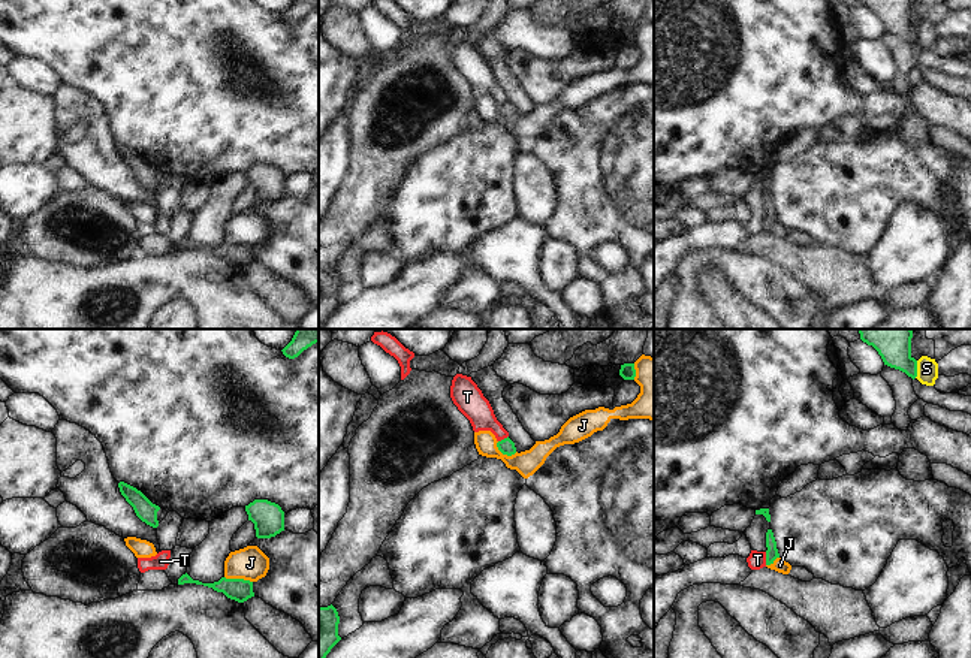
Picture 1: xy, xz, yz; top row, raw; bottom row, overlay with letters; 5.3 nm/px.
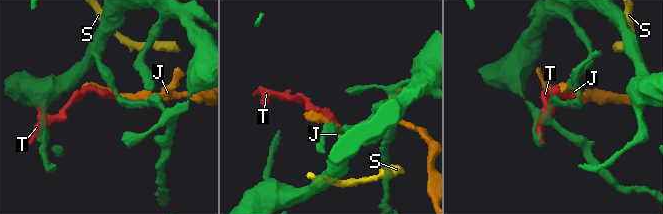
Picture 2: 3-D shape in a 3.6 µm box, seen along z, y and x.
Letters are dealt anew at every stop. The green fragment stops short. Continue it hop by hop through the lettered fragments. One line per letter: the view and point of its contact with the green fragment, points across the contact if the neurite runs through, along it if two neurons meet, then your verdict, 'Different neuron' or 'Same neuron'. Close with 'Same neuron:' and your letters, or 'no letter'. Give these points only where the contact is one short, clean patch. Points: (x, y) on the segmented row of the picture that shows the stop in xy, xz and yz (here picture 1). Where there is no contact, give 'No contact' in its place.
J: Touches green at xy (238, 579). Different neuron
S: Touches green at yz (916, 370). Boundary: yz (917, 361), (917, 374), (914, 377). Different neuron
T: Touches green at yz (766, 558). Boundary: yz (765, 552), (766, 564). Different neuron
Same neuron: no letter

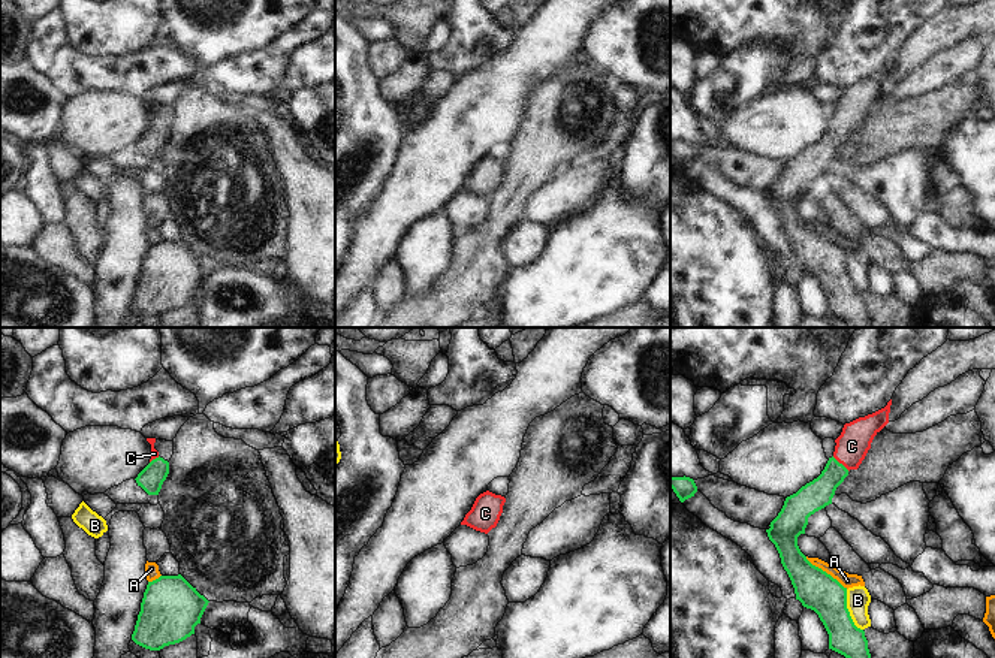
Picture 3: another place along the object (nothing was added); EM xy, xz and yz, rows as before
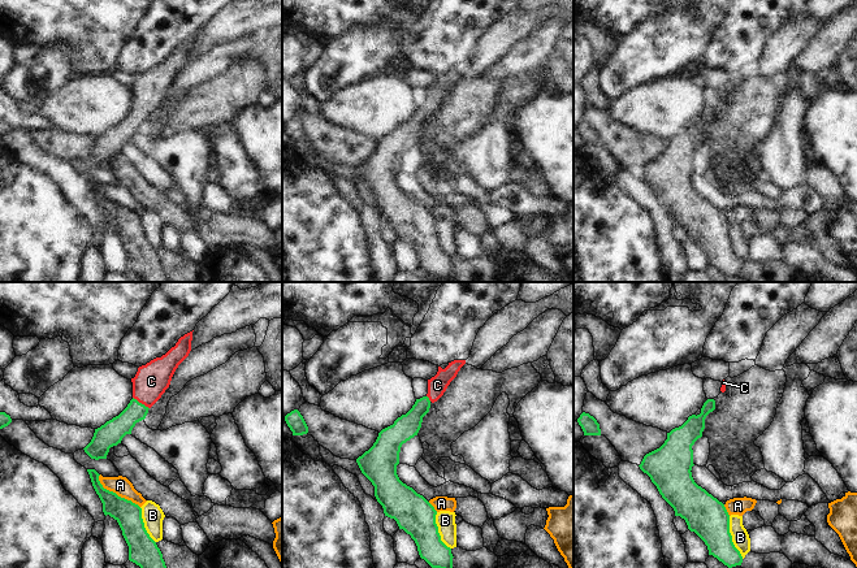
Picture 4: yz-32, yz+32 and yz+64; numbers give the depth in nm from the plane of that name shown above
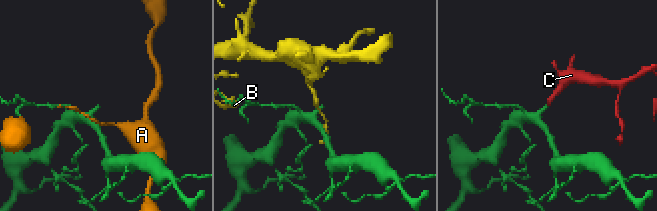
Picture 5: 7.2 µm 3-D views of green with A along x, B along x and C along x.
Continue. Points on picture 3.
A: Touches green at yz (825, 572). Boundary: yz (805, 557), (847, 588). Different neuron
B: Touches green at yz (847, 610). Boundary: yz (846, 589), (849, 615), (862, 630). Different neuron
C: Touches green at yz (841, 464). Path across: yz (817, 494), (841, 464), (852, 446). Same neuron
Same neuron: C

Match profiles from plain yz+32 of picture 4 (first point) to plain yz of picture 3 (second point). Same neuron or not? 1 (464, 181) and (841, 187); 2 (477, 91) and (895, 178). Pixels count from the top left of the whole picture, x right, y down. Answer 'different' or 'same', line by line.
1: same
2: different

